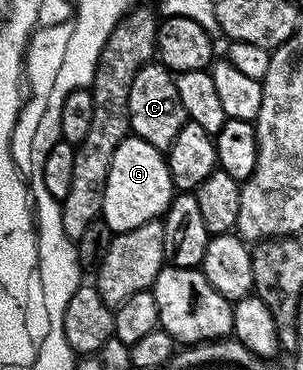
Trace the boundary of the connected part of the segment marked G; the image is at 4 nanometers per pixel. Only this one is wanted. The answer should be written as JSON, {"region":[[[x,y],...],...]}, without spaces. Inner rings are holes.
{"region":[[[128,135],[112,155],[112,167],[104,187],[101,220],[106,221],[111,234],[132,231],[149,221],[159,220],[165,214],[176,190],[166,166],[163,150],[152,147],[144,139]]]}

